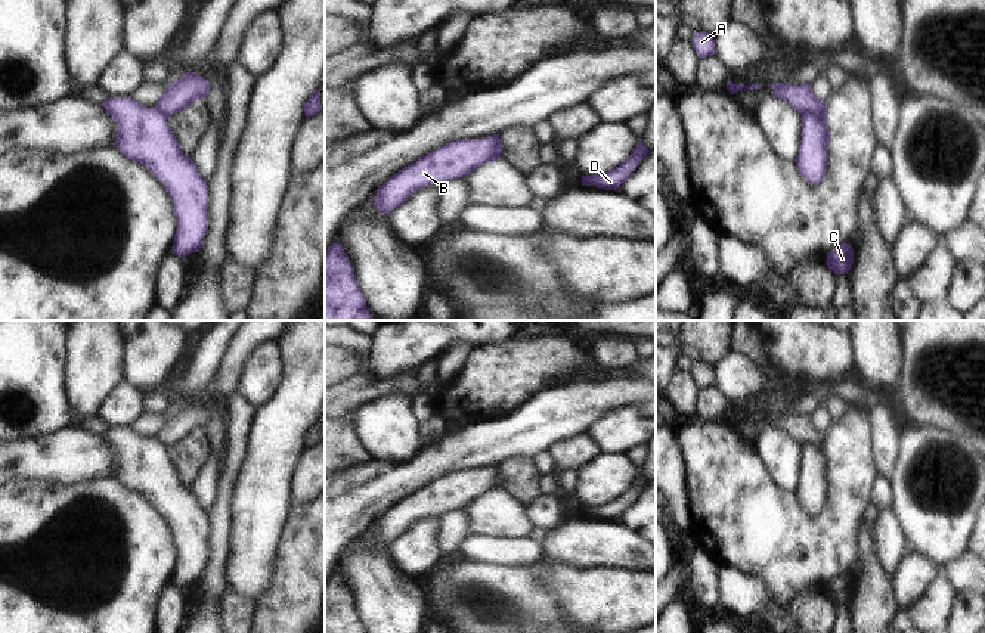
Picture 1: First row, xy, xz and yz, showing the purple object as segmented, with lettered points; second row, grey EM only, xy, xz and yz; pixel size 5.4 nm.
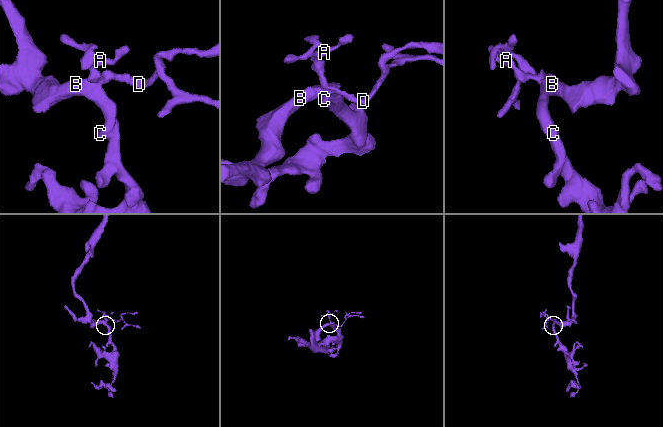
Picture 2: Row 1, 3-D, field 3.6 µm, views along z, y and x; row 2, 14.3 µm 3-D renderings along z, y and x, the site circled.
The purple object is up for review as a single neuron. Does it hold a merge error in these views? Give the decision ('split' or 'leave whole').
split

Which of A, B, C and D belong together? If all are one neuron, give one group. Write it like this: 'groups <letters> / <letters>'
groups A D / B C

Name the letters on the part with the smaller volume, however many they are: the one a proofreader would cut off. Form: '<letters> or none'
A, D

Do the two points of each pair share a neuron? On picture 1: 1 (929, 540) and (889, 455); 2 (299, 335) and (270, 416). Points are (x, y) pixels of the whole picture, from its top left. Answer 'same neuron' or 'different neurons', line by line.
1: different neurons
2: same neuron

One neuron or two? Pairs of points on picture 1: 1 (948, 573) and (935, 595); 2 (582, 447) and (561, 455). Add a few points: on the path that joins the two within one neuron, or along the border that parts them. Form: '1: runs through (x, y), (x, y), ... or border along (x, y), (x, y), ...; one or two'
1: border along (939, 576), (957, 592); two
2: runs through (578, 450), (566, 455); one

